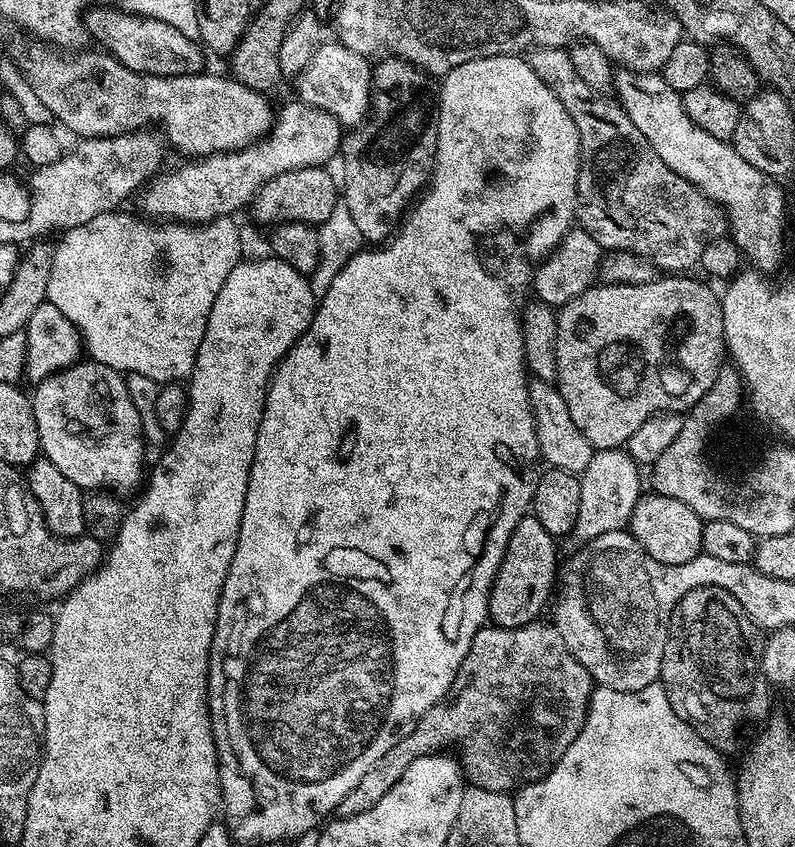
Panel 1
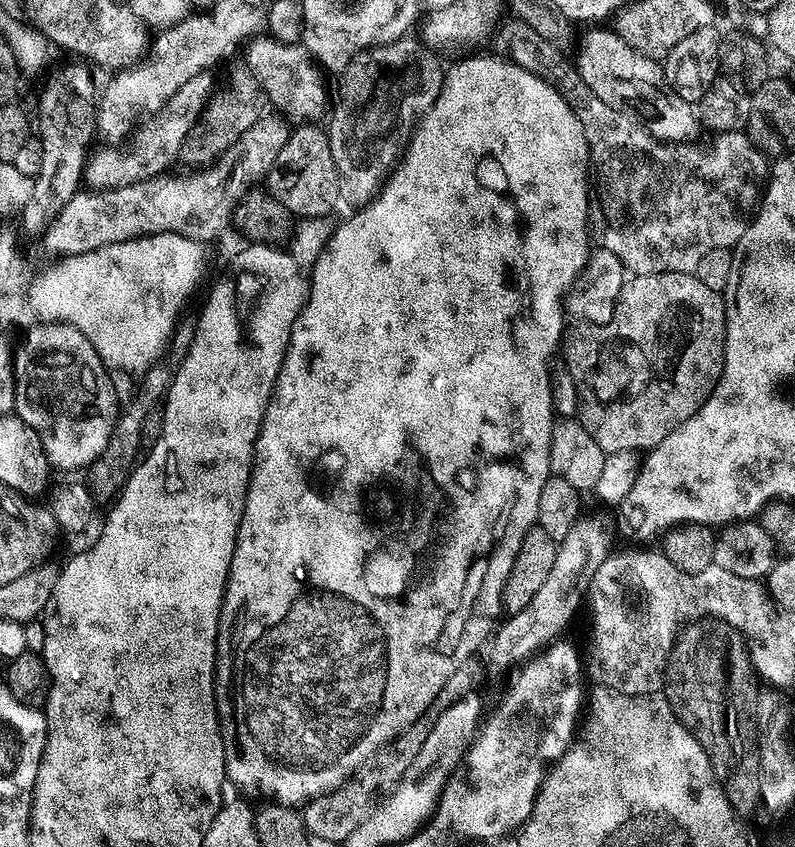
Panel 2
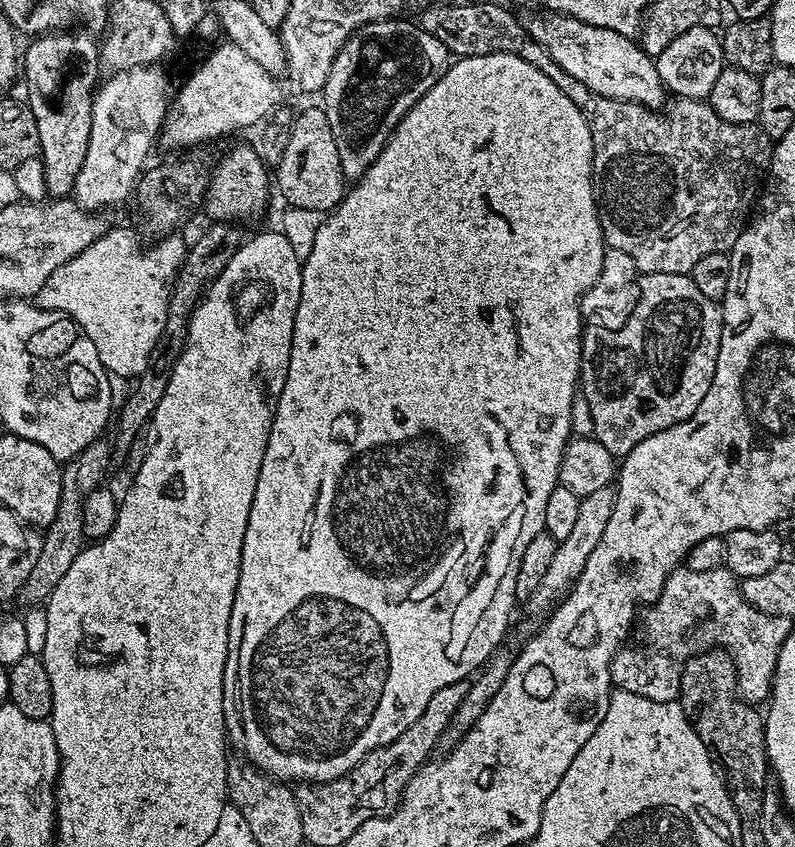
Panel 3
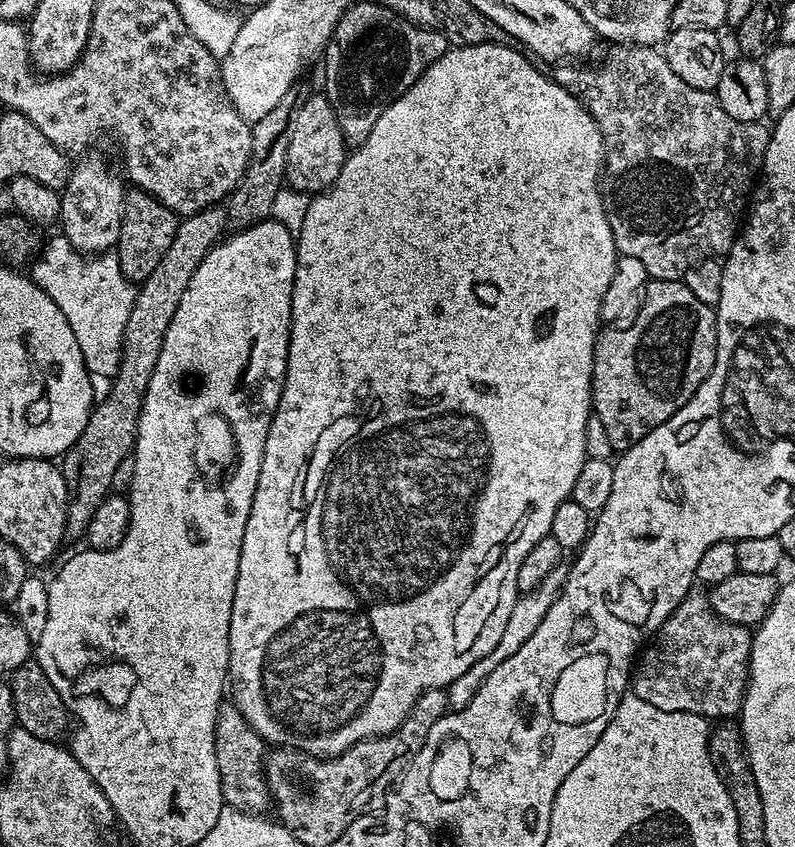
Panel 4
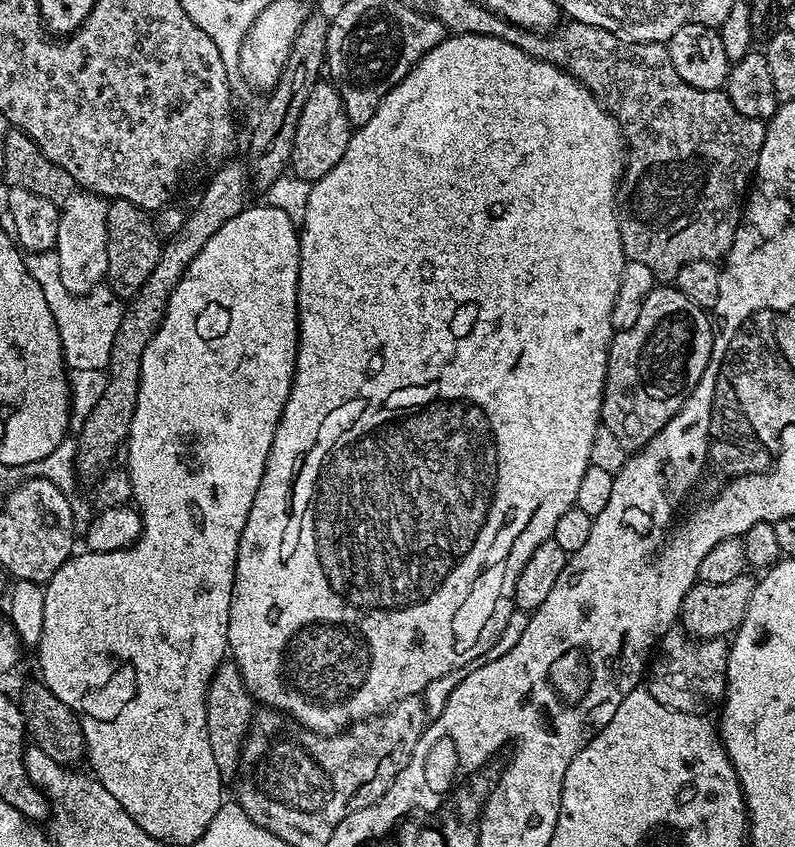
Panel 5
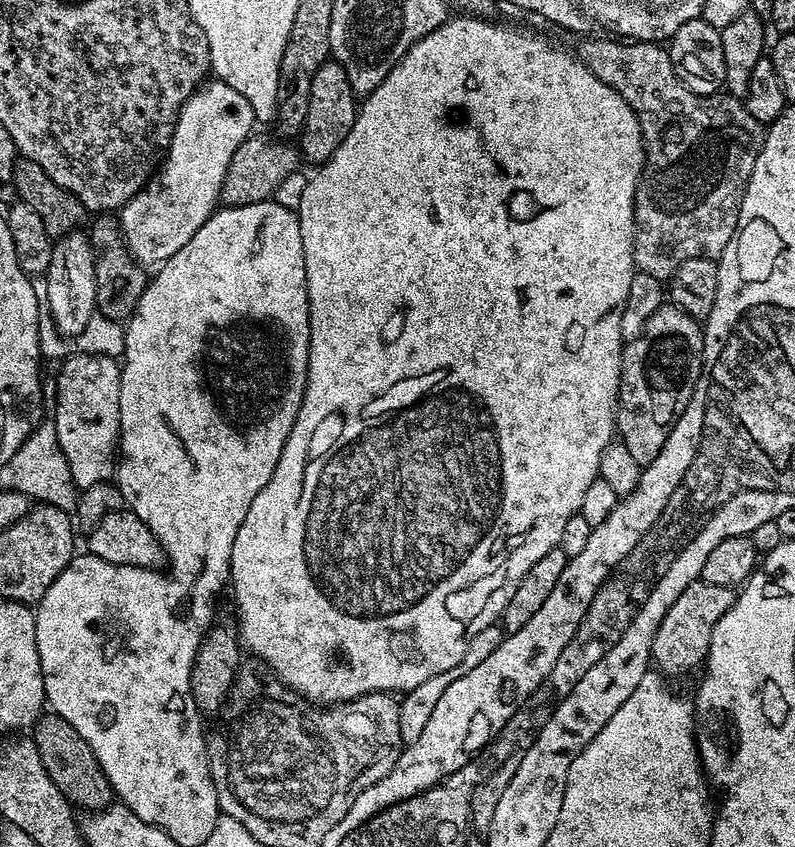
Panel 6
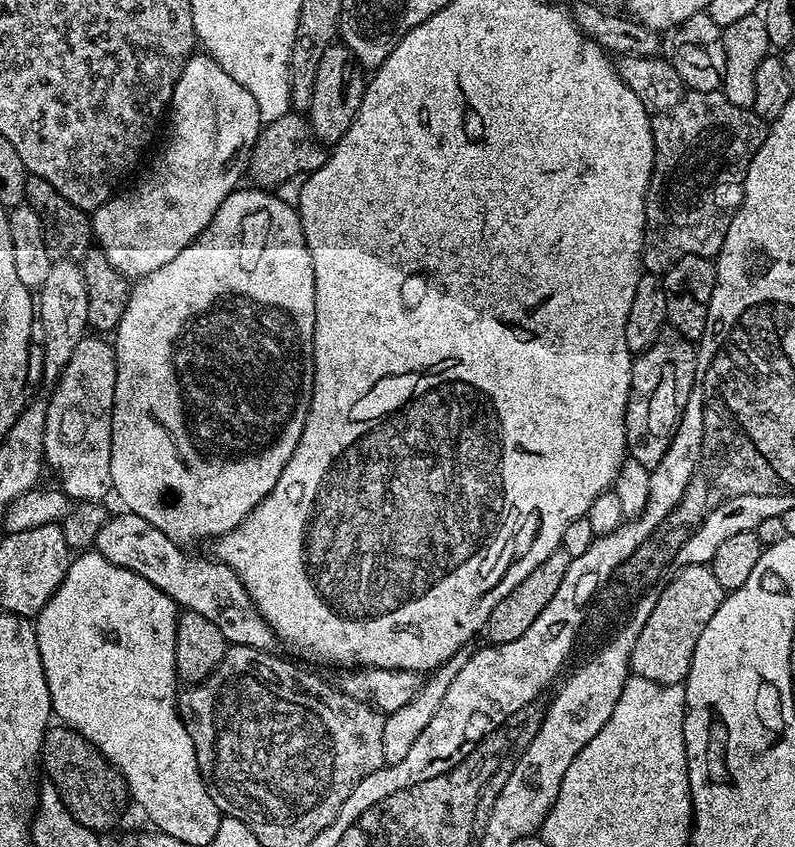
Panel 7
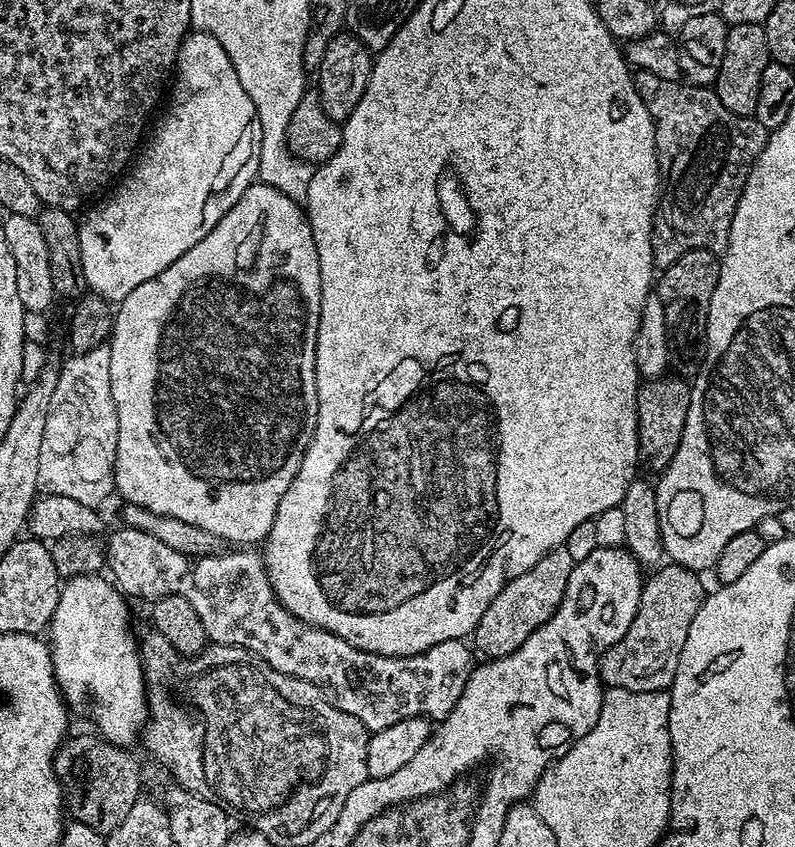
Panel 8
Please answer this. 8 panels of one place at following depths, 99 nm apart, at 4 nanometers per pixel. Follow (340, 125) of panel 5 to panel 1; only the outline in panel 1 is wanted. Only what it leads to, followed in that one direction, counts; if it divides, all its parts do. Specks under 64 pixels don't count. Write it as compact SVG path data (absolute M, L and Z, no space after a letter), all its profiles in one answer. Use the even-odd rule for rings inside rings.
M324 166L315 168L292 168L278 174L264 183L252 199L250 213L260 224L275 226L278 224L307 224L319 226L330 218L334 206L338 203L338 184L332 181L329 169Z

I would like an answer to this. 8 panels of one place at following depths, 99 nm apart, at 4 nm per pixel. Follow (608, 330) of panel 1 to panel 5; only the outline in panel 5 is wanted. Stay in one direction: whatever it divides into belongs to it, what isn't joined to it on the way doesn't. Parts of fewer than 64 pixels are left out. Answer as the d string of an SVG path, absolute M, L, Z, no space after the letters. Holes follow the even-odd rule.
M657 286L650 294L646 294L646 302L642 302L642 311L638 313L638 322L630 326L630 330L622 330L613 335L608 347L608 365L604 379L604 397L600 407L600 418L603 427L609 428L618 437L618 442L629 452L638 452L645 448L678 414L678 410L686 402L686 398L698 386L712 353L714 324L709 313L698 307L686 294L682 294L675 286Z

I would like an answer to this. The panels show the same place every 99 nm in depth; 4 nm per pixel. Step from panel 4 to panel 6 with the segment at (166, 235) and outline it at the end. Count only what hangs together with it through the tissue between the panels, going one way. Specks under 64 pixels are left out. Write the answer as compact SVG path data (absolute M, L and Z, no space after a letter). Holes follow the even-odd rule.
M100 214L95 217L90 231L92 253L96 255L96 310L107 320L127 321L136 311L136 304L142 298L144 287L150 276L145 265L135 260L124 245L124 236L120 232L120 221L115 215Z

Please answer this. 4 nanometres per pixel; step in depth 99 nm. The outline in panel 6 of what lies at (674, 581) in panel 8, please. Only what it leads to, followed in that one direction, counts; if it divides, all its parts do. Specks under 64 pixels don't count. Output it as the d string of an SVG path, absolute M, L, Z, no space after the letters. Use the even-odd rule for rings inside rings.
M701 579L686 586L686 590L682 590L682 594L674 598L674 606L666 610L654 634L651 663L669 677L680 676L691 668L699 669L708 655L714 626L718 626L718 622L728 613L736 598L737 593L733 589L726 586L710 586L710 582Z

